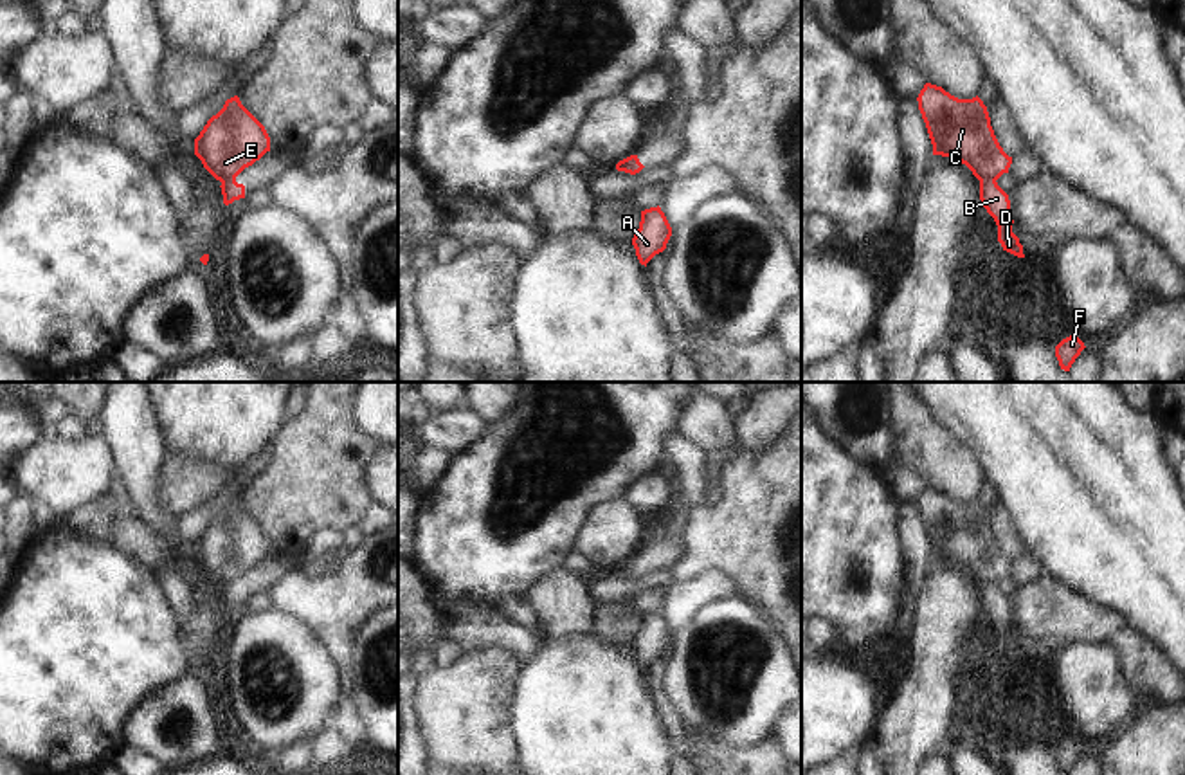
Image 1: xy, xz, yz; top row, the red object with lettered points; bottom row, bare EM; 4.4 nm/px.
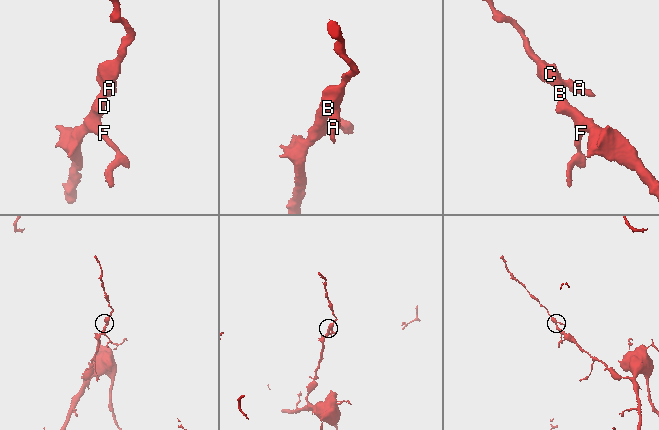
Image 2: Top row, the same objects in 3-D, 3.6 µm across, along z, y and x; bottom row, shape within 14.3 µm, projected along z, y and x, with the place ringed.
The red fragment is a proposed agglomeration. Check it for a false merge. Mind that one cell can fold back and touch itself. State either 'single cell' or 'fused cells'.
fused cells

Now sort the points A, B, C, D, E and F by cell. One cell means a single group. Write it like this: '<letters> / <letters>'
A C E / B D F

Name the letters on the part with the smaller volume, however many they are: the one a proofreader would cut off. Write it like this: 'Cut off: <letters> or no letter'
Cut off: A, C, E

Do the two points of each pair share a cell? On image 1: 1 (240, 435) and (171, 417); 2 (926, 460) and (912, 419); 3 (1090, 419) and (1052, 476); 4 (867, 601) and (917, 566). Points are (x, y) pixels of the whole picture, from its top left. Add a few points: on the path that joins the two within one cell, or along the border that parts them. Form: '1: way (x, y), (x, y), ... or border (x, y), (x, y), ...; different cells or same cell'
1: way (224, 419), (188, 417); same cell
2: way (926, 449), (915, 429); same cell
3: way (1076, 433), (1067, 442), (1067, 458), (1063, 462); same cell
4: border (895, 534), (904, 584), (904, 597), (897, 617); different cells

